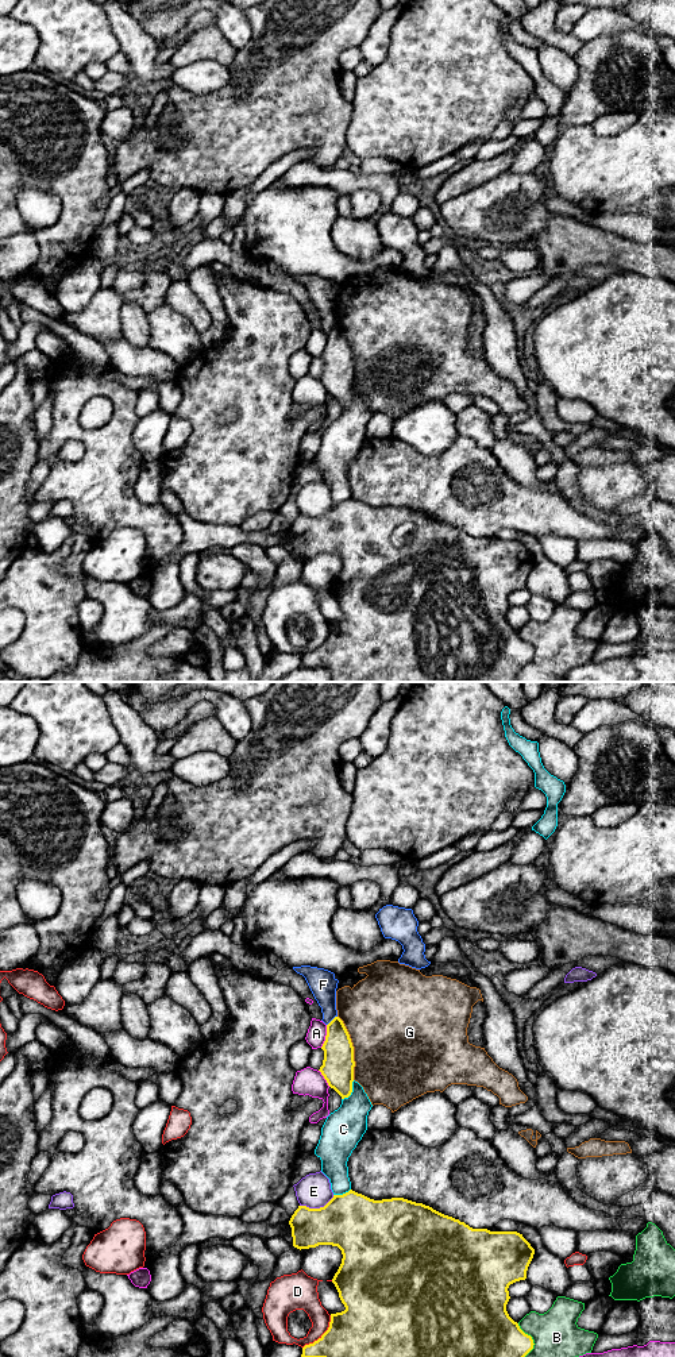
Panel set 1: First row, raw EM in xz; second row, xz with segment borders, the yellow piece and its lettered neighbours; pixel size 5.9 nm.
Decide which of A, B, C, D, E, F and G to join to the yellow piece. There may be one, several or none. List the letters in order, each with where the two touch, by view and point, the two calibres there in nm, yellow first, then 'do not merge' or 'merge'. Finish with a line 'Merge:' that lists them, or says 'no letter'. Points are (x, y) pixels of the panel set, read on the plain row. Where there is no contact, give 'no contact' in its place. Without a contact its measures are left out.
A: xz (326, 344) | 190/110 nm | do not merge
B: xz (532, 656) | 400/280 nm | do not merge
C: xz (351, 400) | 190/240 nm | do not merge
D: xz (323, 643) | 460/160 nm | do not merge
E: xz (316, 517) | 360/200 nm | do not merge
F: xz (331, 330) | 180/160 nm | do not merge
G: xz (353, 357) | 190/500 nm | do not merge
Merge: no letter

